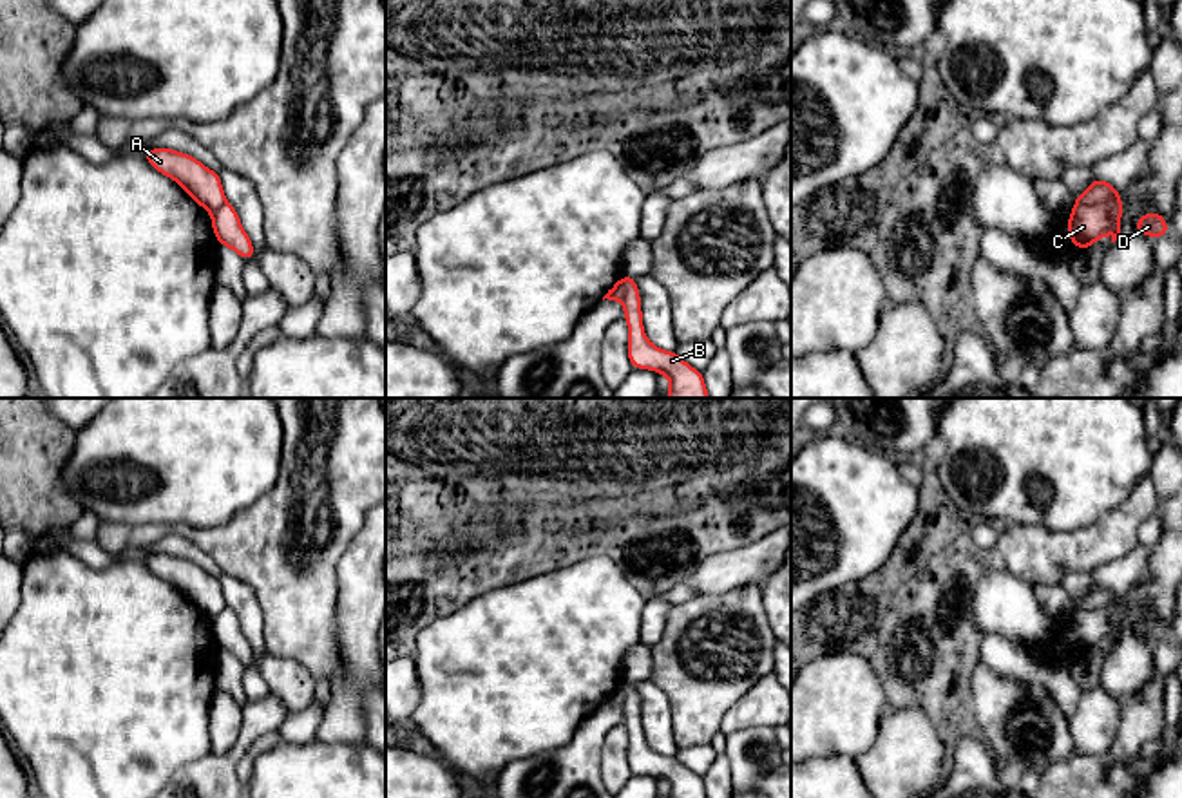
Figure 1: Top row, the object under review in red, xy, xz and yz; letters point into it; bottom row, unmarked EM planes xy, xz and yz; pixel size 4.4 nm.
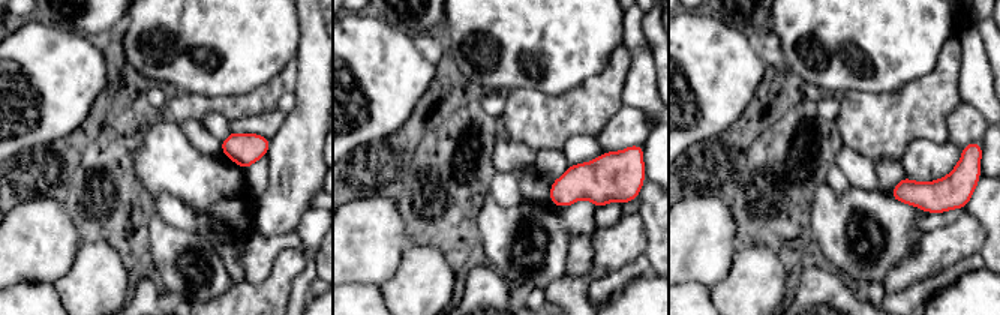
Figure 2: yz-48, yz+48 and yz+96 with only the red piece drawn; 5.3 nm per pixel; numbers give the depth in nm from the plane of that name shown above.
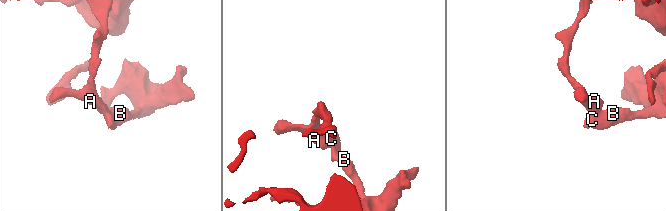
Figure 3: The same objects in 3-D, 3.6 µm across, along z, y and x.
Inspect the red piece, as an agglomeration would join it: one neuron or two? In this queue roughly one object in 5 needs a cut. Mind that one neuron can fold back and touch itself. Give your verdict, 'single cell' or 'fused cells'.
fused cells

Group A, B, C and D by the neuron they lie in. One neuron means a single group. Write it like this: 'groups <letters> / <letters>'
groups A / B C D

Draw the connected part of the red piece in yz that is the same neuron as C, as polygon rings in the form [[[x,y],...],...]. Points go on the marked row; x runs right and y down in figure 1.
[[[1117,192],[1099,204],[1075,204],[1068,217],[1066,233],[1077,250],[1084,252],[1110,233],[1111,242],[1120,235],[1122,195]]]

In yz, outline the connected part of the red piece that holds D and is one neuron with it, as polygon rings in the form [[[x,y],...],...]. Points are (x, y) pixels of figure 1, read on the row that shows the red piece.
[[[1146,212],[1142,217],[1135,221],[1135,230],[1146,237],[1164,237],[1168,235],[1168,221],[1164,215],[1157,212]]]

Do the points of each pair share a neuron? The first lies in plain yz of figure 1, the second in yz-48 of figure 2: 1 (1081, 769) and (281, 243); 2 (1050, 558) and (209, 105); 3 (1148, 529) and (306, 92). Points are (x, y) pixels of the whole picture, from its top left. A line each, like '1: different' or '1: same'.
1: different
2: same
3: different

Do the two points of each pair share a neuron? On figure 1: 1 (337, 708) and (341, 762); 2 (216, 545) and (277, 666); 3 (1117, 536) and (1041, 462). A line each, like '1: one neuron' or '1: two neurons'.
1: two neurons
2: two neurons
3: two neurons

